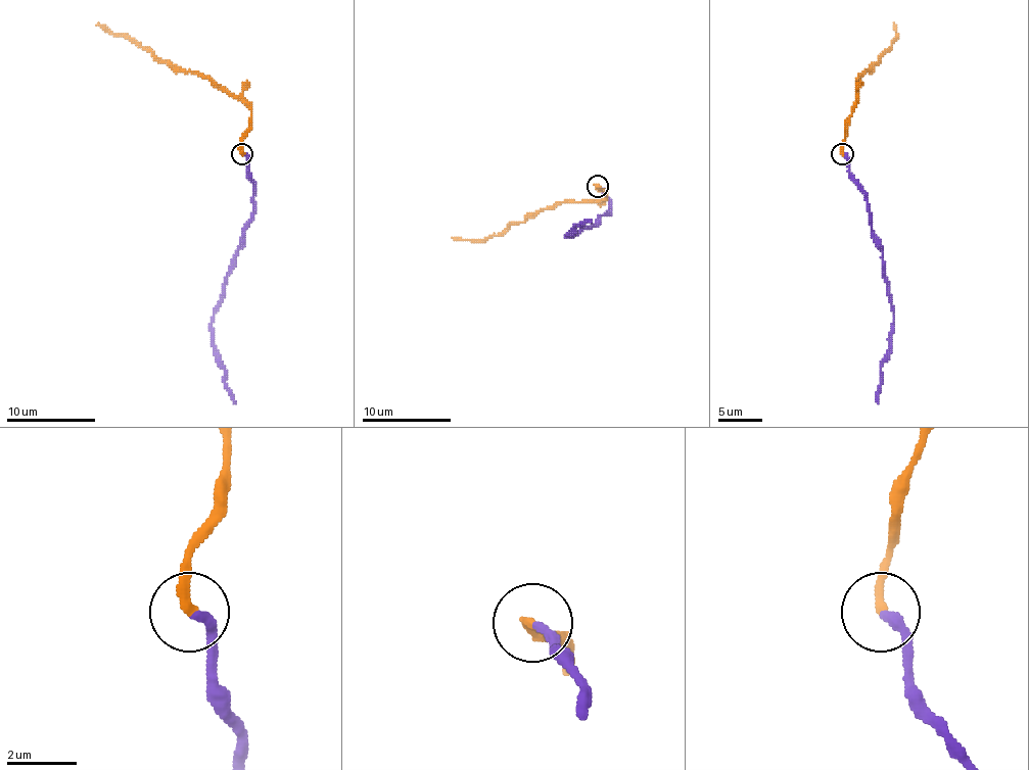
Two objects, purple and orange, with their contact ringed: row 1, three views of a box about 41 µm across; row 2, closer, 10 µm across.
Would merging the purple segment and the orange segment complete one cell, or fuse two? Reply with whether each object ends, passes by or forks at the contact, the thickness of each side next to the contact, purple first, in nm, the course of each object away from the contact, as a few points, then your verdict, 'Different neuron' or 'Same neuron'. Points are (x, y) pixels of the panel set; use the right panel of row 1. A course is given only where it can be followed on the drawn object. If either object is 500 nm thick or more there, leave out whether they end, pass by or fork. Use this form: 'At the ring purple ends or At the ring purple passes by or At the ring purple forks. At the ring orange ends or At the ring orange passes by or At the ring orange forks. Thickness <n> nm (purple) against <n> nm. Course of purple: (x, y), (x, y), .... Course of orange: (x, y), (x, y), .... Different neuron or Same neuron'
At the ring purple ends. At the ring orange ends. Thickness 280 nm (purple) against 280 nm. Course of purple: (842, 153), (849, 178), (864, 195), (874, 242), (883, 253), (893, 315), (889, 354), (880, 371), (878, 403). Course of orange: (842, 153), (849, 115), (855, 106), (858, 78), (887, 51), (896, 38), (893, 25). Same neuron

